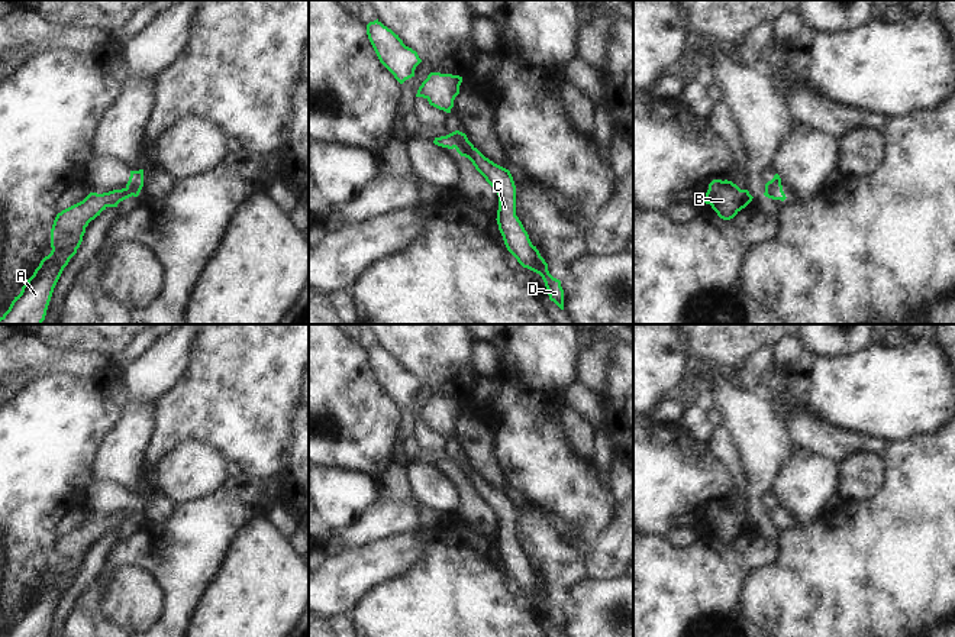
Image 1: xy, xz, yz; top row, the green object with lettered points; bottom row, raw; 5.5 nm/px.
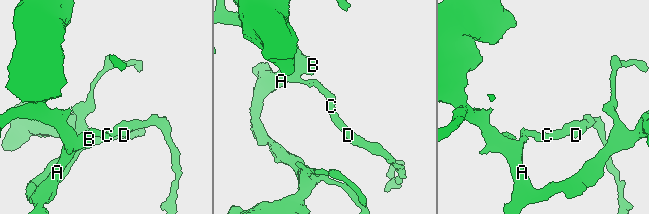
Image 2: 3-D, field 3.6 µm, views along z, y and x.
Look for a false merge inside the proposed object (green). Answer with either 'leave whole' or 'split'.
split

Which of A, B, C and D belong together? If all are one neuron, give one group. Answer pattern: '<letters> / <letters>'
A B / C D

